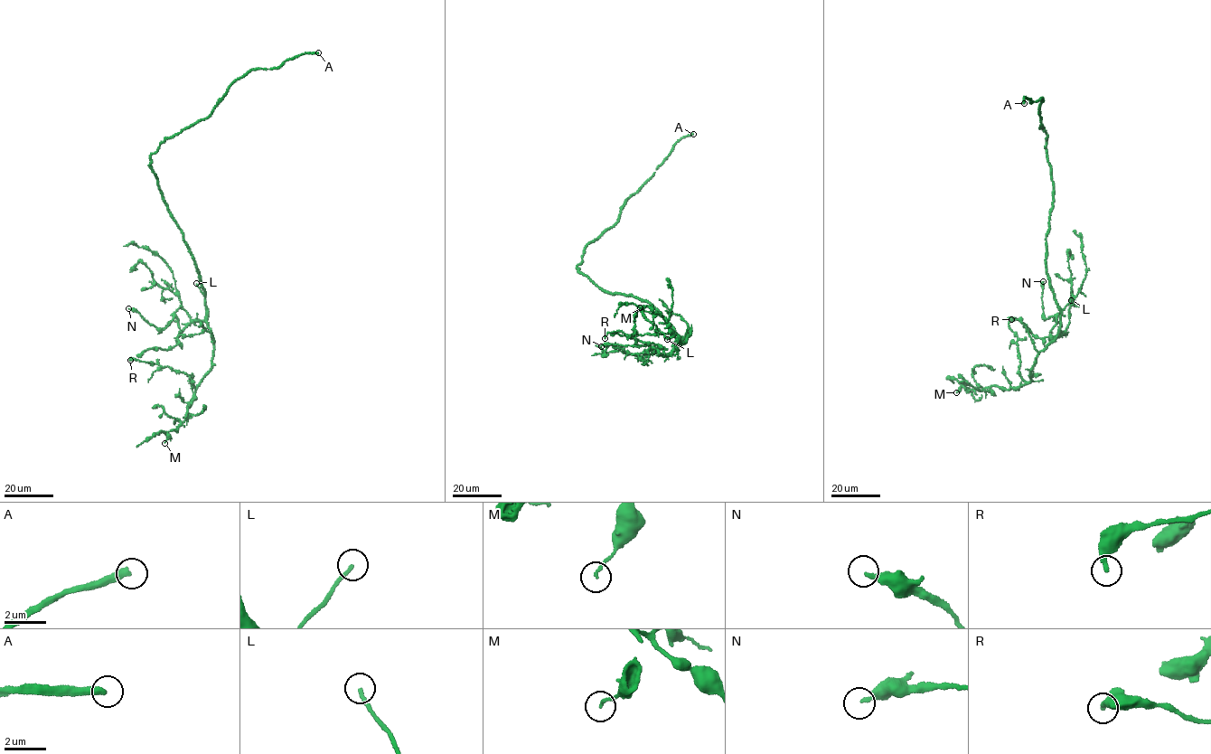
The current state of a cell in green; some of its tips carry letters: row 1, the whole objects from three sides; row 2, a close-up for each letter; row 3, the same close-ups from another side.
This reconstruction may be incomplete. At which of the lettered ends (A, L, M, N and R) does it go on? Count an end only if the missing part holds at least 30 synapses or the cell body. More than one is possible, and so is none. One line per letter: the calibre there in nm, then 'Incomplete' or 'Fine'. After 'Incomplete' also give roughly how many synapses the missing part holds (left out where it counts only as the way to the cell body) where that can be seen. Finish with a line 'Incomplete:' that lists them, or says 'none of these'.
A: Thickness 320 nm. Incomplete. Roughly 300 synapses
L: Thickness 180 nm. Incomplete. Roughly 35 synapses
M: Thickness 120 nm. Fine
N: Thickness 240 nm. Fine
R: Thickness 300 nm. Fine
Incomplete: A, L

